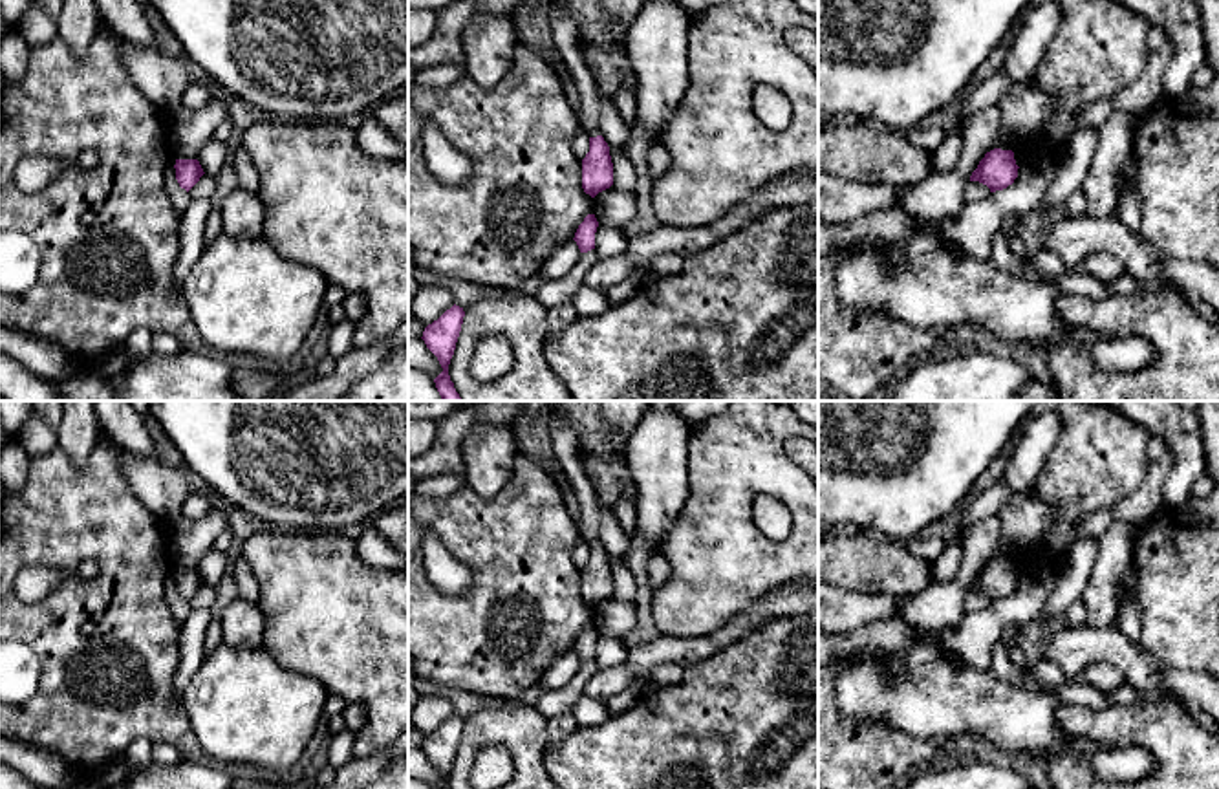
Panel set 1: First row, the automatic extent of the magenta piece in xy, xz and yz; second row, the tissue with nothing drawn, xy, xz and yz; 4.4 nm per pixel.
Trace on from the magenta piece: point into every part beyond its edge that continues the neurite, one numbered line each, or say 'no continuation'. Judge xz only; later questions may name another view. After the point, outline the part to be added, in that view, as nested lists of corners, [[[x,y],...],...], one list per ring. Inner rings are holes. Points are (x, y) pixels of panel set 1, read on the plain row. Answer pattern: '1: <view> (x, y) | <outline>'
1: xz (564, 443) | [[[551,401],[547,412],[547,428],[553,441],[553,452],[556,463],[566,474],[569,485],[575,491],[578,500],[580,535],[588,540],[589,547],[600,546],[599,531],[600,531],[600,503],[599,494],[586,476],[582,469],[582,461],[578,459],[577,438],[564,417],[556,412],[556,401]]]

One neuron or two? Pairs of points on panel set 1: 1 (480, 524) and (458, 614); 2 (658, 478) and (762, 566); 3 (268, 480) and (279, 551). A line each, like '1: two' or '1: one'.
1: one
2: two
3: two

